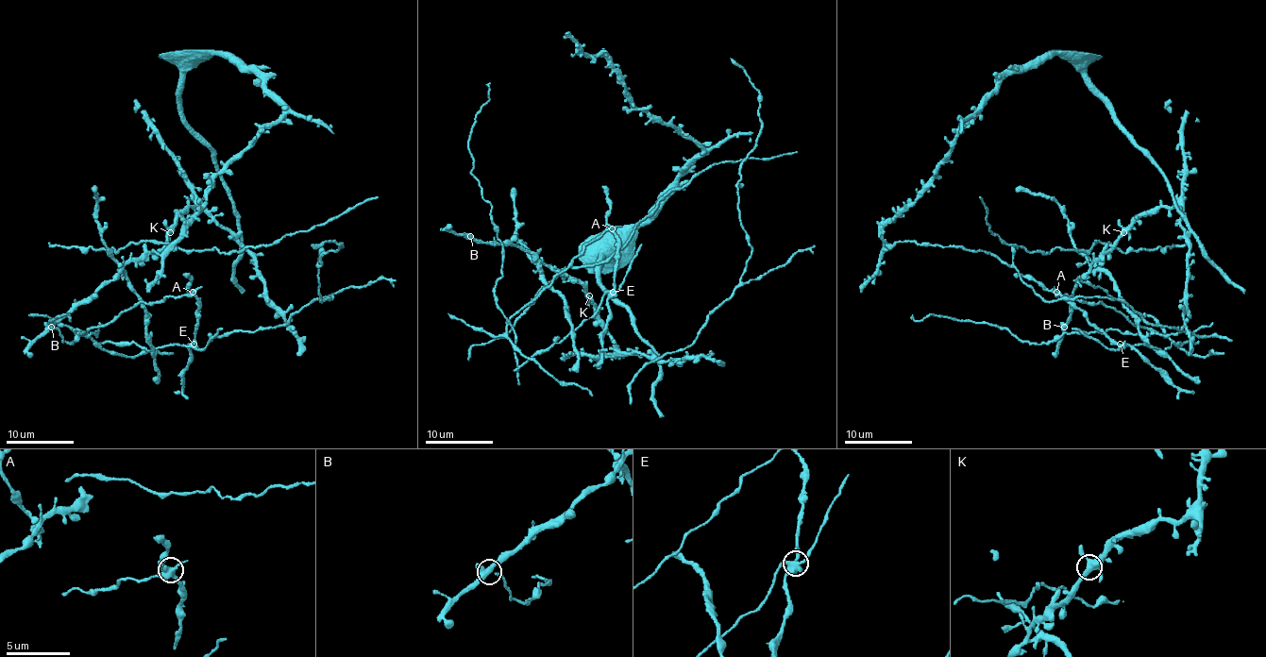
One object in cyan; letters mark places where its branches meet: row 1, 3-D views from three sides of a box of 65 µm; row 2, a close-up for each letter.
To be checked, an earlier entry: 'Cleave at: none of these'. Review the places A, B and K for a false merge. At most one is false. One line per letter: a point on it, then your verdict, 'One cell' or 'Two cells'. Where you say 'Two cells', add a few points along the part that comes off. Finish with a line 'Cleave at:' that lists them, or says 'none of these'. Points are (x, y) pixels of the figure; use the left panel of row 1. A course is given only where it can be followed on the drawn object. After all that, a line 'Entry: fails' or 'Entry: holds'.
A: Place: (193, 292). Two cells. Course of the part to remove: (192, 291), (197, 299), (195, 341), (191, 345), (153, 349), (146, 310), (100, 235), (92, 188)
B: Place: (51, 327). One cell
K: Place: (170, 232). One cell
Cleave at: A
Entry: fails

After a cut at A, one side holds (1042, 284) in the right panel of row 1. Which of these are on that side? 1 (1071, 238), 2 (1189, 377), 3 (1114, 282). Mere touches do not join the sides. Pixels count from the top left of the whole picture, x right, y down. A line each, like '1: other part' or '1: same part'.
1: same part
2: same part
3: same part

